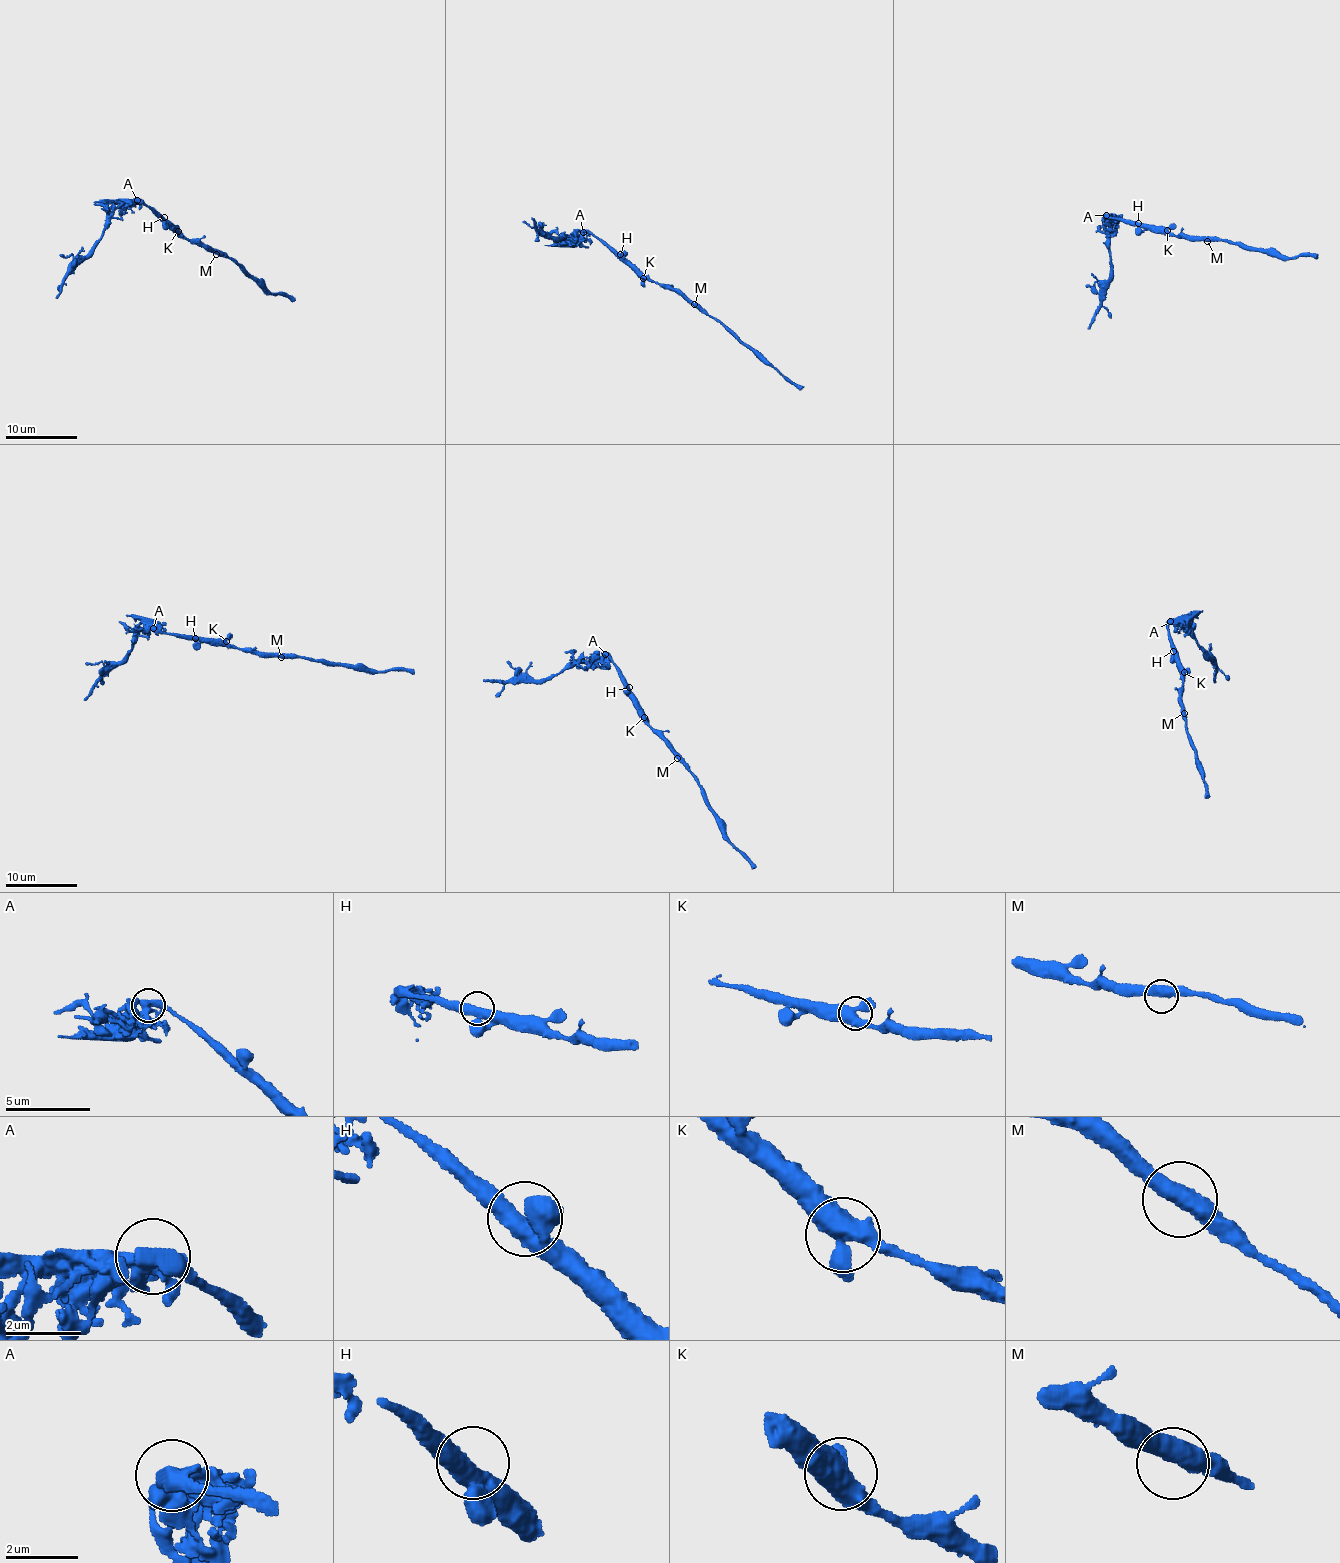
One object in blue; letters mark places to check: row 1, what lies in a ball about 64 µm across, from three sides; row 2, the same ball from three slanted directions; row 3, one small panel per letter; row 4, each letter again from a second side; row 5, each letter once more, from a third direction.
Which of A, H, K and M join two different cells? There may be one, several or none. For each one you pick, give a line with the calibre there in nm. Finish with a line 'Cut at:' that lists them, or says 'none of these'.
A: calibre 500 nm
Cut at: A

